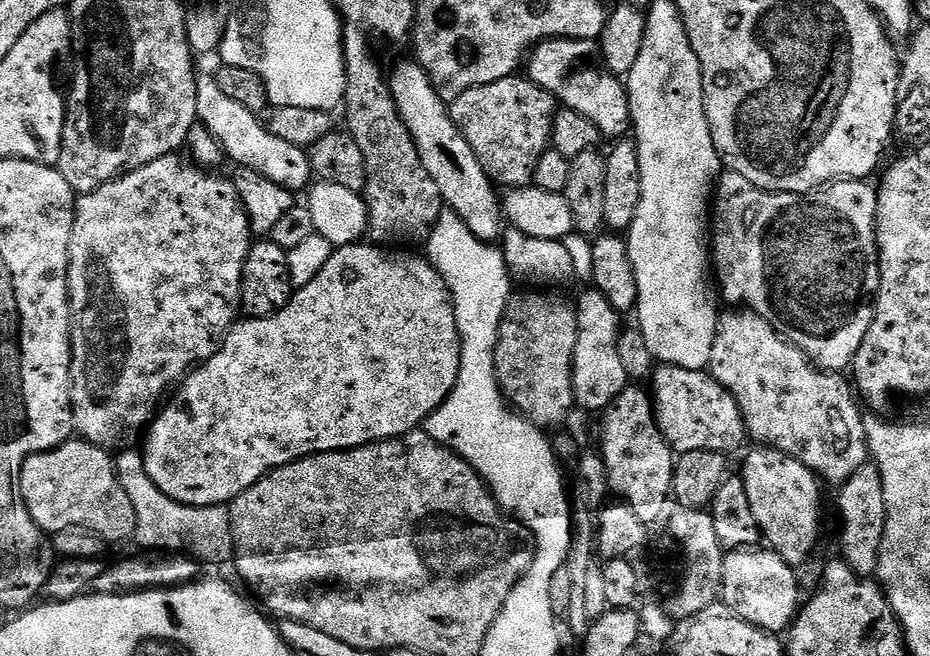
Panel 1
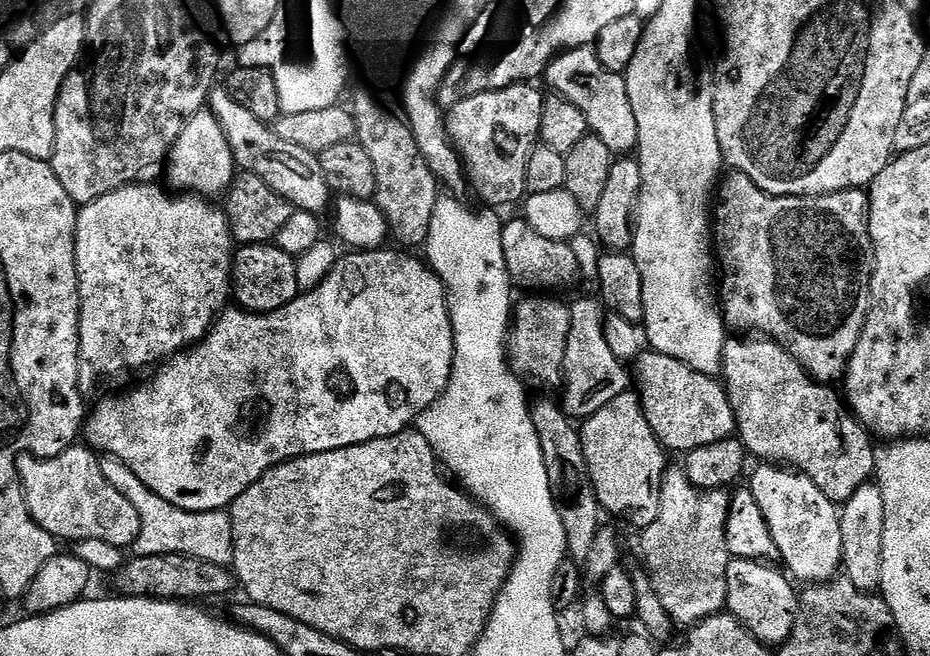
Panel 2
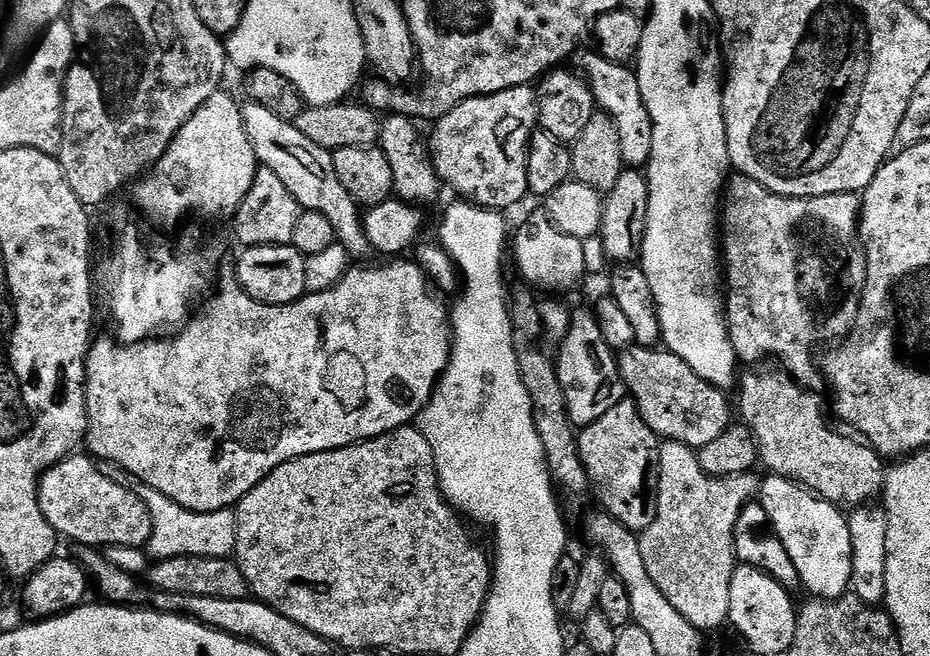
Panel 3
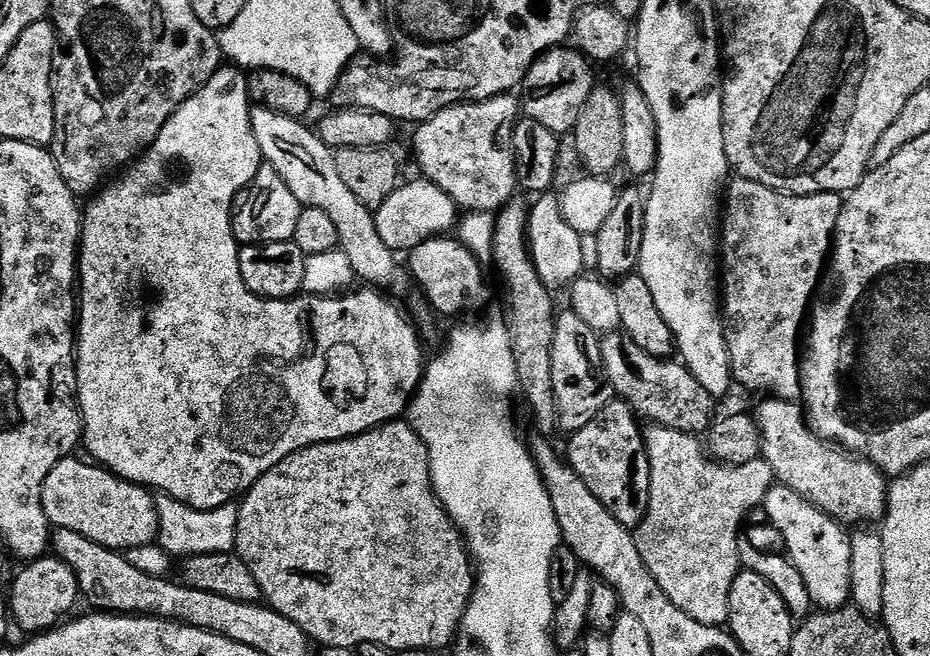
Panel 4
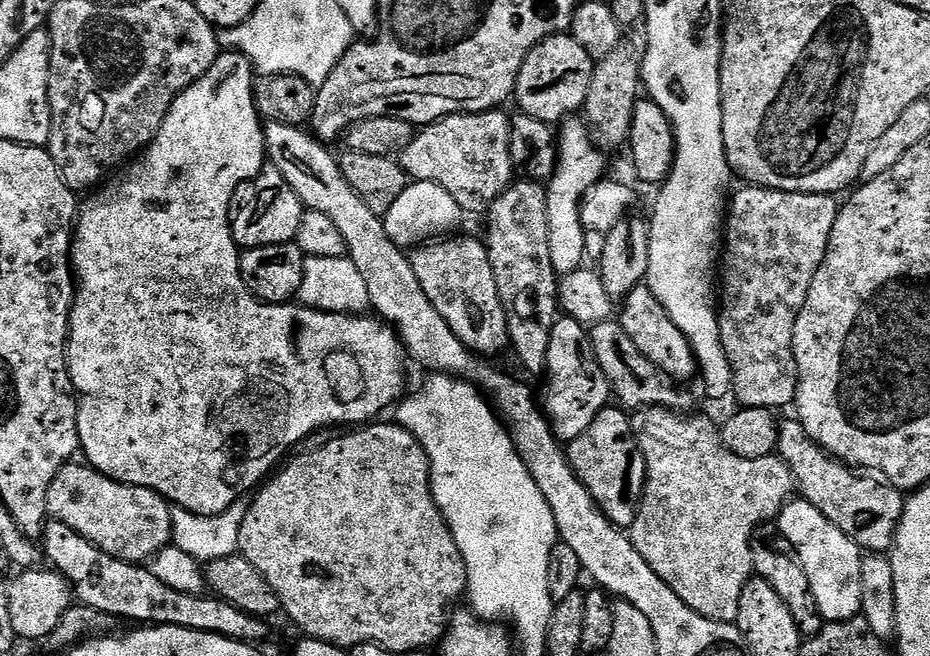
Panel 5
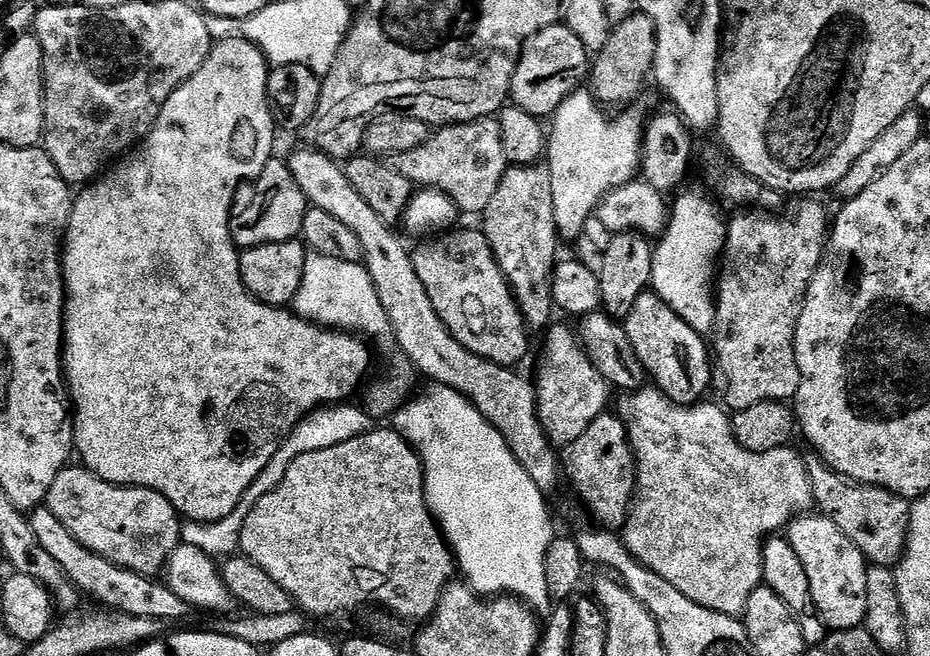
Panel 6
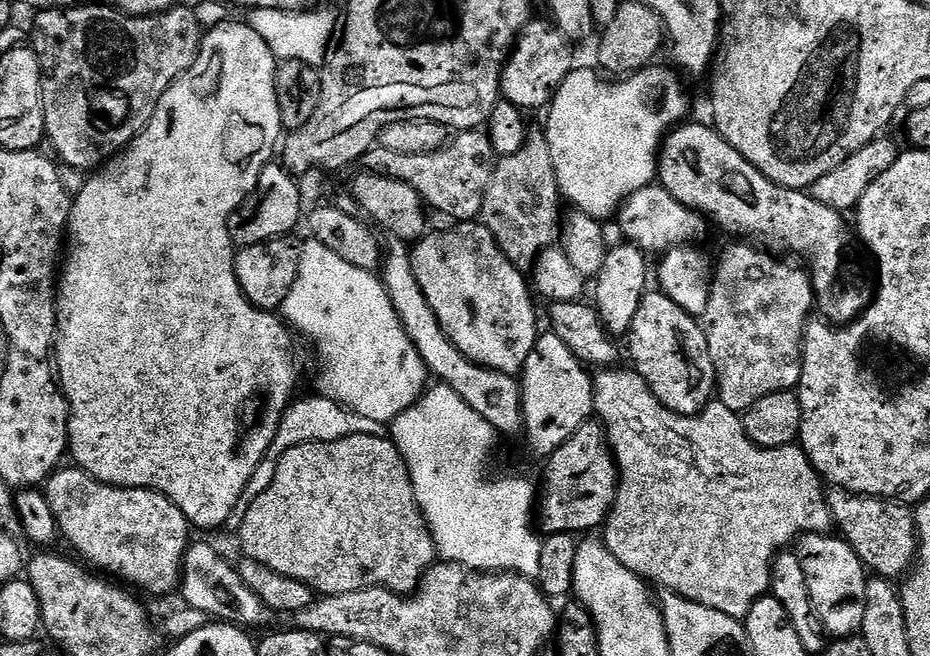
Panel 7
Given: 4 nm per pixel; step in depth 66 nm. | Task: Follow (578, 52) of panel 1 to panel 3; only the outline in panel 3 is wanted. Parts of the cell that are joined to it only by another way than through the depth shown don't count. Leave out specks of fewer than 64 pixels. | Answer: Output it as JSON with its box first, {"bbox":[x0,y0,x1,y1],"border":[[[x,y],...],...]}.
{"bbox":[583,51,652,170],"border":[[[595,51],[584,56],[583,79],[592,94],[595,107],[612,120],[621,146],[621,158],[629,169],[640,170],[648,162],[648,146],[652,138],[652,119],[642,102],[638,78],[631,67],[615,64]]]}

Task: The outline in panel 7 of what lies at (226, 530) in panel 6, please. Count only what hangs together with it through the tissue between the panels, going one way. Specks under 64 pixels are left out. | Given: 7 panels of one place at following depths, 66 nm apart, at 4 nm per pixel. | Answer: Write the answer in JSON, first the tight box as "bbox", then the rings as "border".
{"bbox":[227,394,389,530],"border":[[[319,394],[304,396],[293,399],[292,403],[284,409],[283,416],[280,417],[280,427],[276,429],[276,436],[272,439],[272,446],[268,453],[264,455],[264,461],[254,470],[238,506],[232,511],[232,516],[228,520],[227,527],[232,530],[239,529],[240,519],[246,514],[250,502],[258,498],[258,494],[264,493],[270,487],[270,482],[274,482],[274,474],[280,465],[280,459],[290,450],[299,444],[317,444],[318,442],[338,442],[342,438],[351,436],[373,436],[382,438],[388,436],[389,425],[382,422],[374,422],[374,418],[362,418],[362,414],[353,412],[352,409]]]}

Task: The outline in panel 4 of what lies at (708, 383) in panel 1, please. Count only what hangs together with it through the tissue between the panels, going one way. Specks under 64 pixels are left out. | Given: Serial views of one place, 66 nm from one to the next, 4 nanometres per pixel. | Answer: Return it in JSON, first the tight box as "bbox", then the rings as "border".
{"bbox":[600,330,714,434],"border":[[[620,330],[607,333],[601,339],[600,346],[601,360],[613,393],[628,403],[637,417],[652,420],[648,422],[653,425],[691,434],[704,434],[712,427],[714,397],[702,390],[702,382],[698,382],[698,378],[694,378],[683,363],[646,354],[638,342]]]}

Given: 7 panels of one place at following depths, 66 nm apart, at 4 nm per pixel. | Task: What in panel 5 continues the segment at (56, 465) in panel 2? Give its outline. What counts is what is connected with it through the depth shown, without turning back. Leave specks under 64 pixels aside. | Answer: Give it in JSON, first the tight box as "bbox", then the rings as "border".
{"bbox":[62,475,172,565],"border":[[[97,475],[95,479],[96,500],[88,501],[87,494],[76,484],[70,485],[64,492],[62,518],[71,528],[87,533],[106,554],[131,564],[143,565],[151,561],[154,554],[172,544],[172,508],[164,497],[149,488],[133,488],[126,484],[117,484],[109,476]]]}

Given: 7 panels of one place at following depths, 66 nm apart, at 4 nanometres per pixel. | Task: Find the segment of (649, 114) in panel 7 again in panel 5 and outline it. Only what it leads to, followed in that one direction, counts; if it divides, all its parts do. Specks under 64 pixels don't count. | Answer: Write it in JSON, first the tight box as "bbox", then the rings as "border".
{"bbox":[546,118,605,274],"border":[[[569,118],[559,125],[555,168],[551,179],[546,184],[548,190],[548,245],[552,265],[557,274],[573,272],[585,263],[584,234],[586,229],[580,220],[580,202],[585,192],[605,179],[603,155],[605,156],[605,153],[598,147],[583,119]]]}

